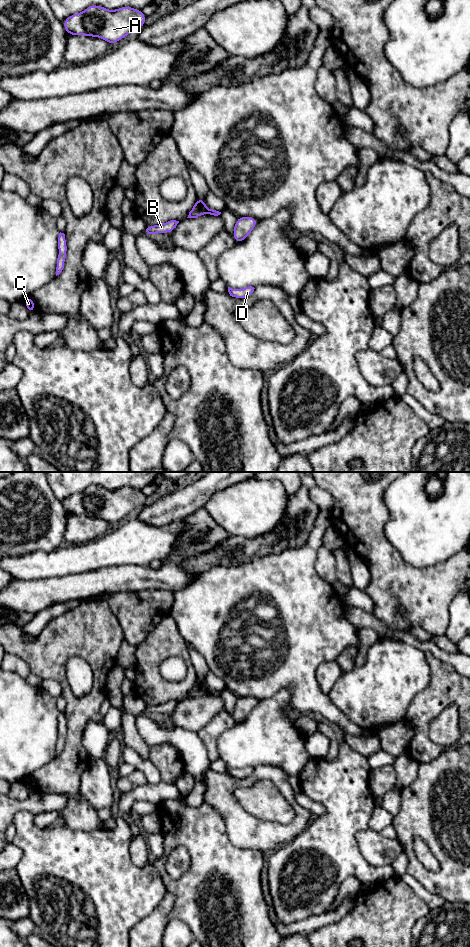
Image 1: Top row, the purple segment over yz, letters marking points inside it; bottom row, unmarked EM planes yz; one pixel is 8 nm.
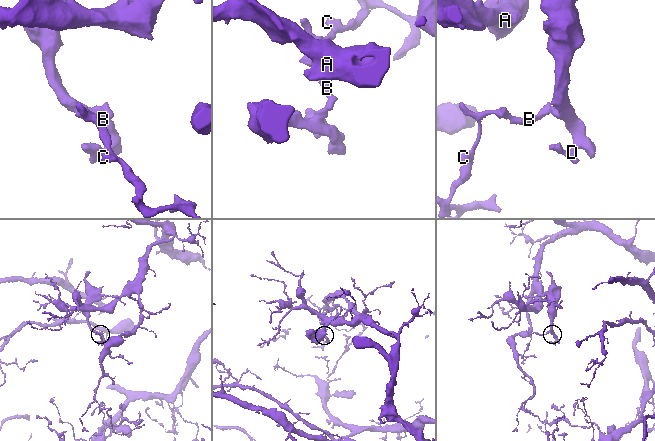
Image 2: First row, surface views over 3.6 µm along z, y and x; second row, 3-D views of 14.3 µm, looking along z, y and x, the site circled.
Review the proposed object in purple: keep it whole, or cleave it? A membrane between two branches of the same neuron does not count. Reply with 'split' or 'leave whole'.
split

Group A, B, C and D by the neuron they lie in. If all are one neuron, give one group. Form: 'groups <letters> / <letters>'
groups A B C / D

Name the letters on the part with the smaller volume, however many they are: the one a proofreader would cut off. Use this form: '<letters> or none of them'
D

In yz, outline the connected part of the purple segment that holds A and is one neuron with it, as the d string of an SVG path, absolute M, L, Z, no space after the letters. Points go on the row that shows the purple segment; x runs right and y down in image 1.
M90 5L83 12L75 13L63 21L68 35L100 37L115 44L136 28L143 28L146 16L142 10L123 6L116 10L101 5Z

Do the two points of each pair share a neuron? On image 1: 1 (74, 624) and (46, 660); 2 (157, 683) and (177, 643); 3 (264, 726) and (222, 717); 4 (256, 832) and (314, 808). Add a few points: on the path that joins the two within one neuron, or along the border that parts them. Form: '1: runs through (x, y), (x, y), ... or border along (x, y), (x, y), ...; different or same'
1: runs through (67, 633), (49, 651); same
2: runs through (154, 672), (154, 662), (166, 650); same
3: border along (236, 723), (226, 728), (217, 738); different
4: border along (294, 792), (296, 801), (313, 814); different

